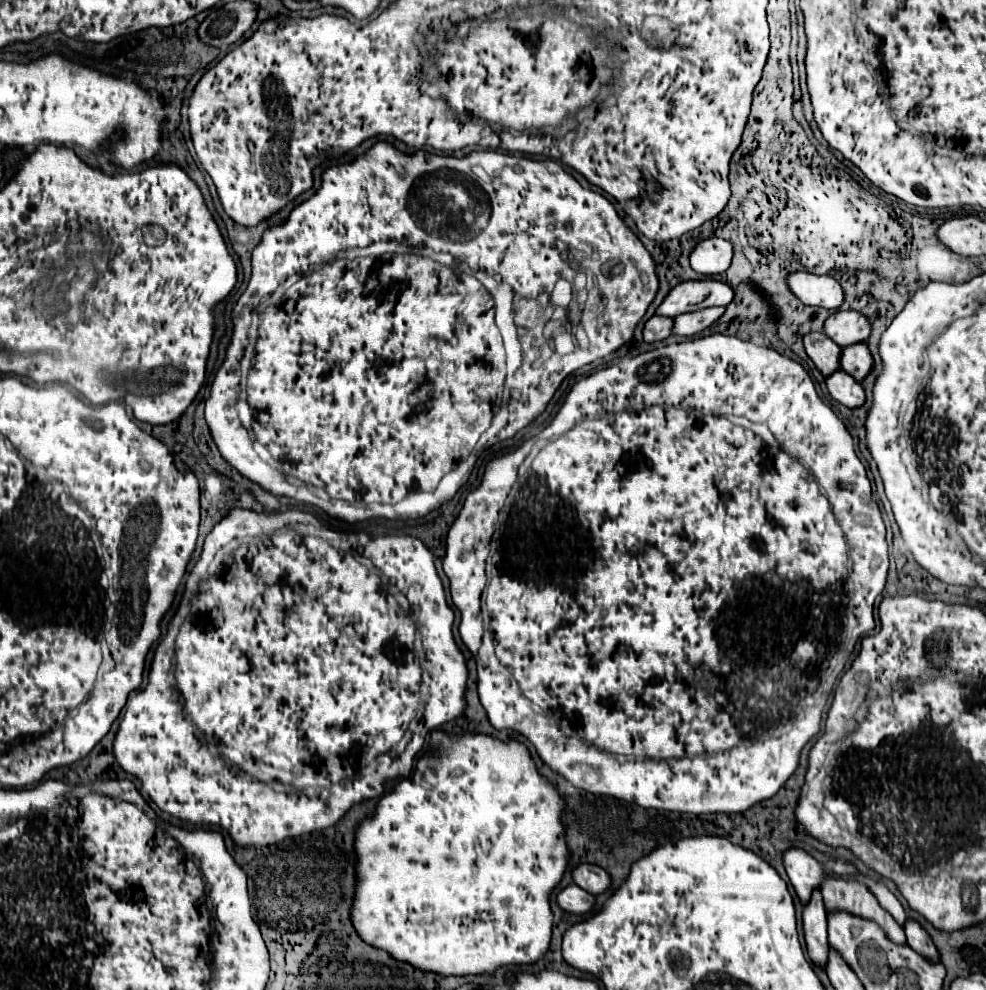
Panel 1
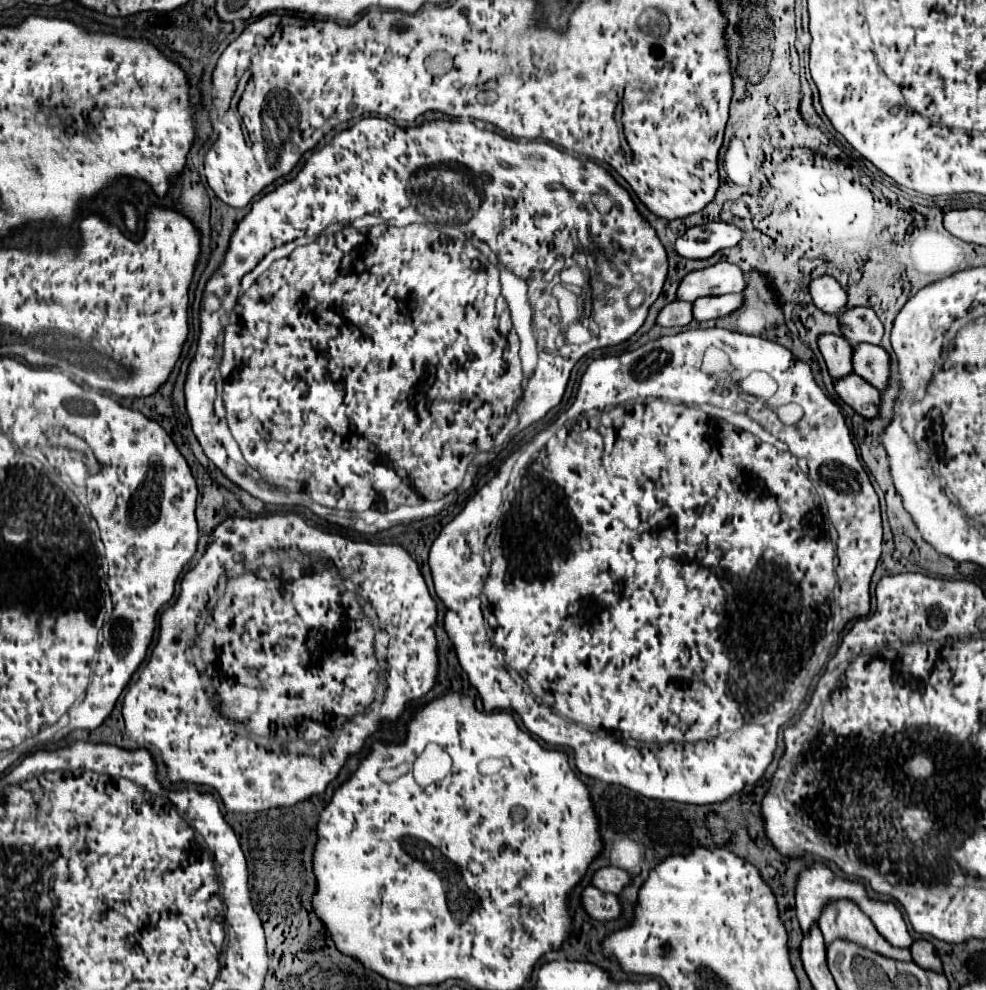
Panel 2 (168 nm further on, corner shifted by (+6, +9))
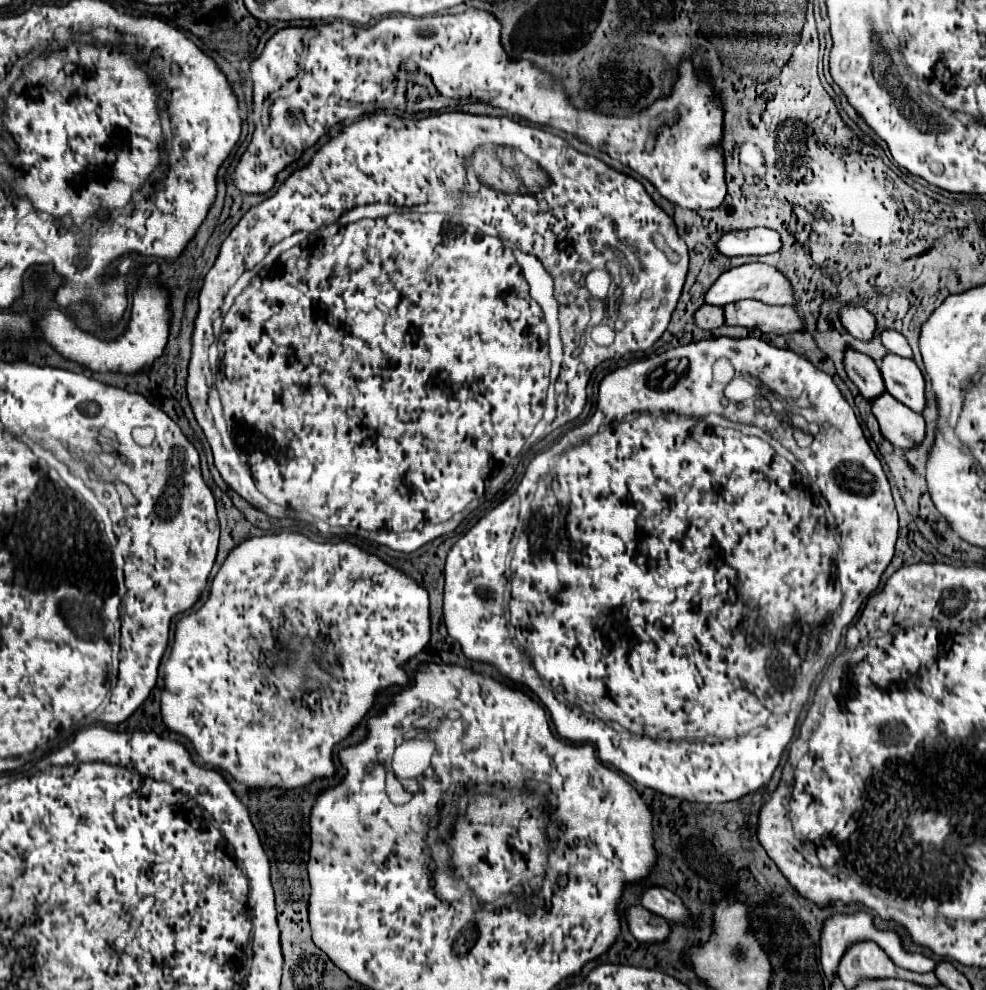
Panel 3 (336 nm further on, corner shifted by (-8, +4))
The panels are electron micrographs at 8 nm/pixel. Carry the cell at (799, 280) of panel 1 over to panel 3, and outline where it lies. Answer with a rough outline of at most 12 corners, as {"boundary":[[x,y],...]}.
{"boundary":[[841,306],[851,336],[871,340],[875,318],[861,306]]}

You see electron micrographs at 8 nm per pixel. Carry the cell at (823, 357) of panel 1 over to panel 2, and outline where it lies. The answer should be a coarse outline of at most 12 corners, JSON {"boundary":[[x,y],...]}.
{"boundary":[[821,335],[819,349],[833,379],[853,373],[853,347]]}

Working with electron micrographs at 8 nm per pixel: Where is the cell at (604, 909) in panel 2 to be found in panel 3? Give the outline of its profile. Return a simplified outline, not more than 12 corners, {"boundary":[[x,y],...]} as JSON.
{"boundary":[[643,906],[625,920],[639,942],[663,942],[669,922]]}

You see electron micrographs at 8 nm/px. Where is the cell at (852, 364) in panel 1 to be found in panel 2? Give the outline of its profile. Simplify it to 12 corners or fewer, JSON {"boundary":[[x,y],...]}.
{"boundary":[[879,345],[853,347],[853,369],[879,391],[887,389],[891,357]]}

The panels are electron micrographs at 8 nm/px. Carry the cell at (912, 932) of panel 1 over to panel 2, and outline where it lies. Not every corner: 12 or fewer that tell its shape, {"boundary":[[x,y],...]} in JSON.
{"boundary":[[929,941],[911,945],[913,961],[941,973],[941,959]]}

